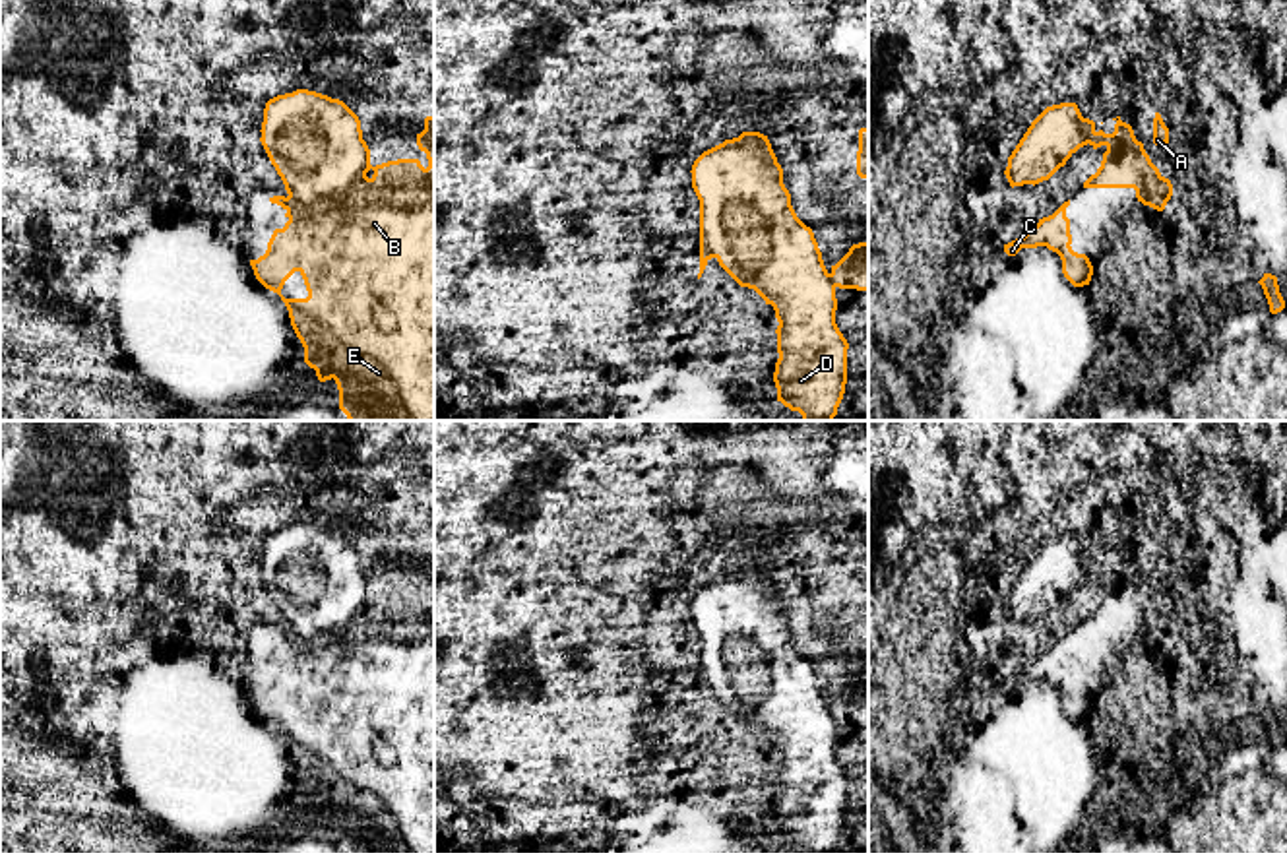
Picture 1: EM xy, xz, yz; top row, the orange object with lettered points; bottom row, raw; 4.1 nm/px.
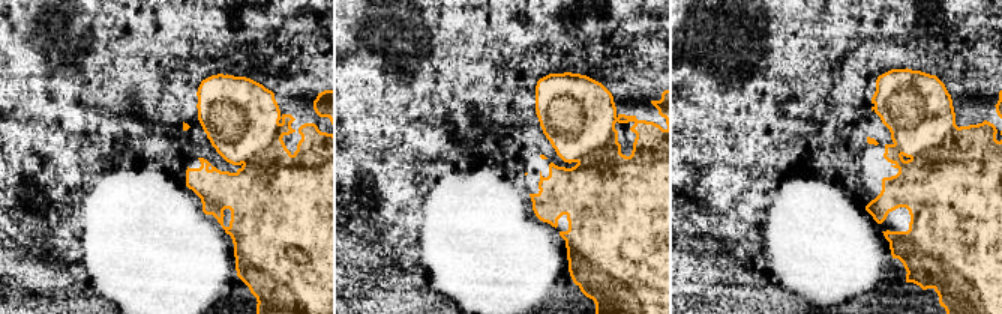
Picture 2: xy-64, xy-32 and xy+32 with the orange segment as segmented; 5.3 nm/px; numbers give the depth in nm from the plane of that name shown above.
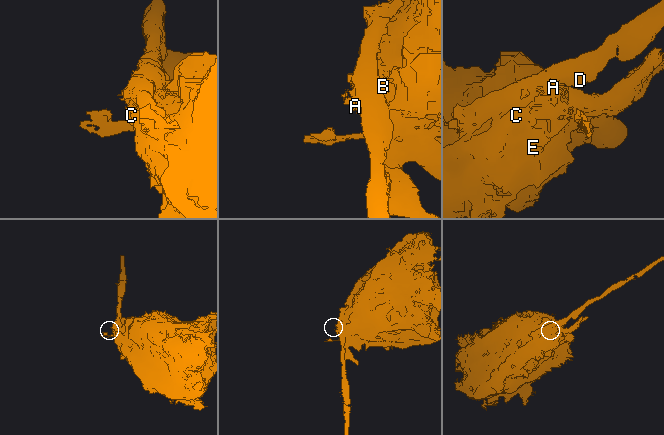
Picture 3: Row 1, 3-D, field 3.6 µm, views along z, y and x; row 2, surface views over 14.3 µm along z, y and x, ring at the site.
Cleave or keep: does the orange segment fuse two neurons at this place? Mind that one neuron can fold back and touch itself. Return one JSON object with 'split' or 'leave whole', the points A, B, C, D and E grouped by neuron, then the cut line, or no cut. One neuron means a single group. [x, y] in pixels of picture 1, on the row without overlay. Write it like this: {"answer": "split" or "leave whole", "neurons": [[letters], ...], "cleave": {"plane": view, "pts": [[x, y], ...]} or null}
{"answer": "split", "neurons": [["A", "B", "C", "E"], ["D"]], "cleave": {"plane": "xy", "pts": [[367, 580], [363, 603], [342, 627], [307, 640], [287, 631]]}}

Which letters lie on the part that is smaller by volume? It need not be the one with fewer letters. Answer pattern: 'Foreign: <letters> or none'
Foreign: D

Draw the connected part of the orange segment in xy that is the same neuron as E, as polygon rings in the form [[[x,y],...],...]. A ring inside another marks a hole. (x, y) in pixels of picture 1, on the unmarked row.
[[[434,551],[424,553],[424,564],[417,568],[417,580],[426,587],[428,601],[419,593],[397,593],[382,599],[370,599],[366,582],[364,601],[359,613],[339,630],[331,630],[308,642],[298,642],[289,630],[273,630],[271,638],[281,640],[289,653],[283,663],[275,663],[267,684],[258,694],[250,694],[256,713],[285,737],[291,760],[304,781],[304,797],[316,805],[320,816],[335,814],[339,824],[339,843],[347,853],[434,853]],[[298,706],[304,713],[306,733],[285,733],[281,723],[285,715]]]

